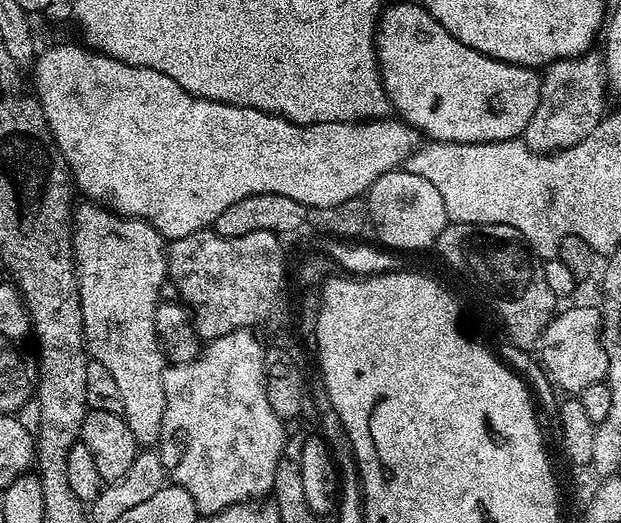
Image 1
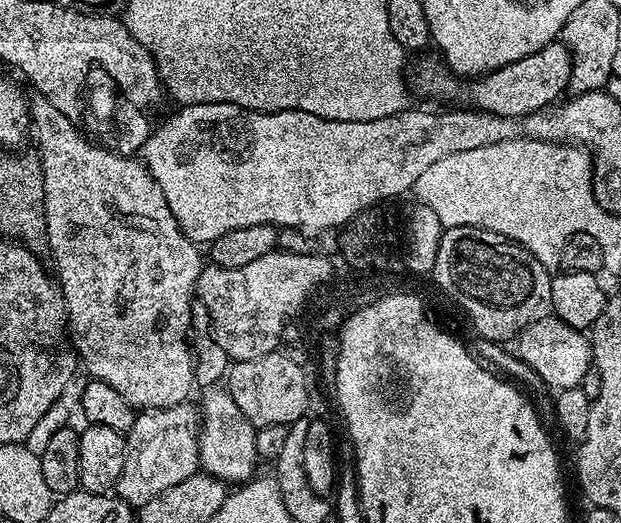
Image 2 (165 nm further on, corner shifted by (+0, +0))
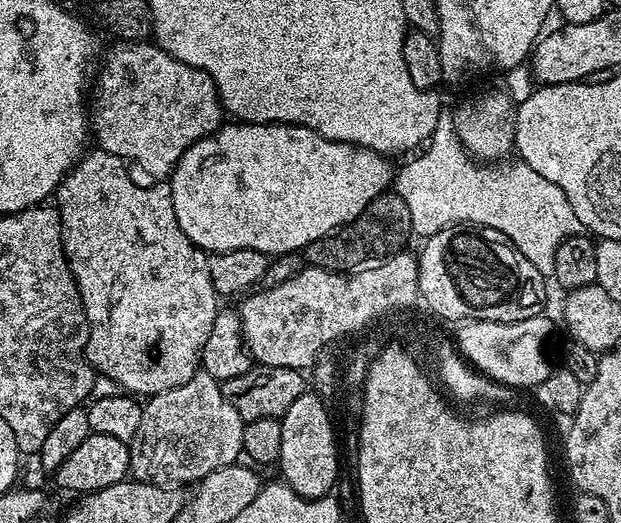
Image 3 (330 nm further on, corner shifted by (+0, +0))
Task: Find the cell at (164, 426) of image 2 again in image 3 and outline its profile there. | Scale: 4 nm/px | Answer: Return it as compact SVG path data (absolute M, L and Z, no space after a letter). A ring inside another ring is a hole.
M198 370L194 378L180 387L166 390L157 396L147 397L142 410L142 423L138 434L128 444L130 454L130 472L135 479L147 484L166 484L169 486L195 485L204 480L206 474L214 474L222 466L230 466L241 459L243 448L243 430L245 420L226 402L221 383L212 375Z

